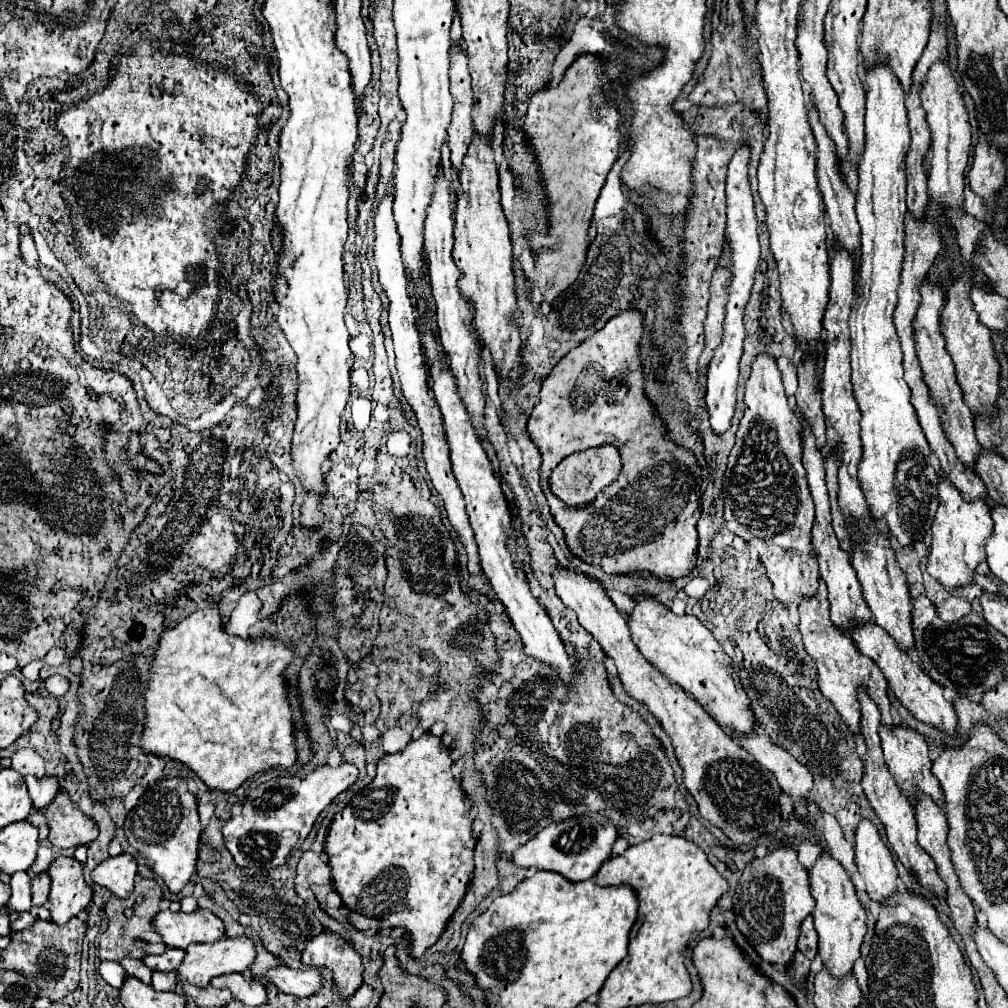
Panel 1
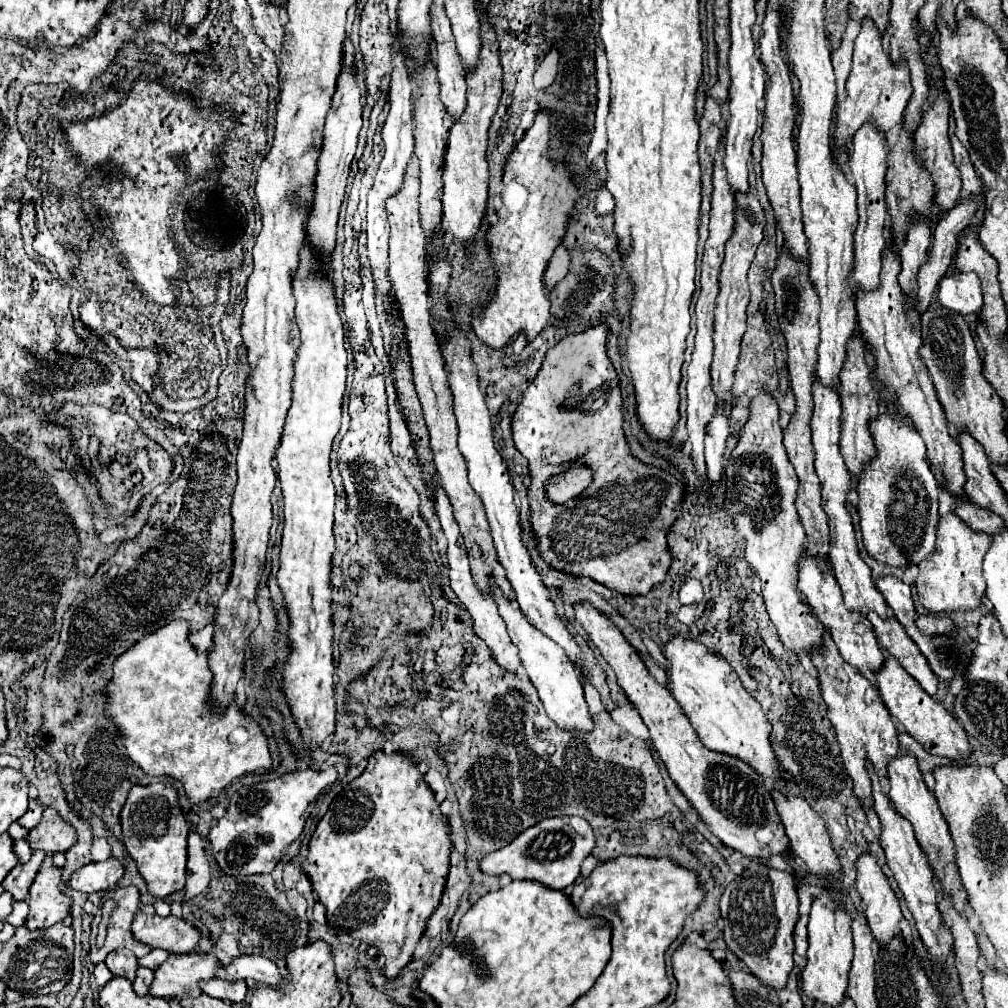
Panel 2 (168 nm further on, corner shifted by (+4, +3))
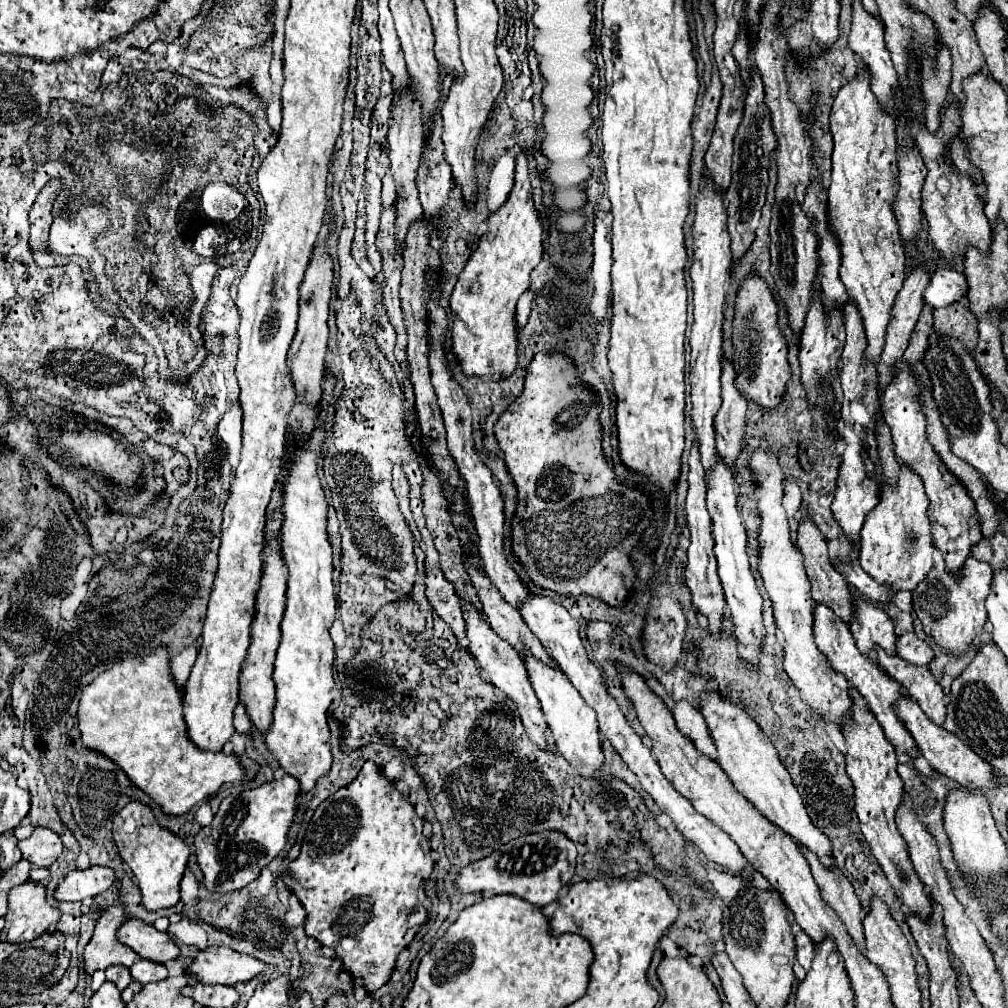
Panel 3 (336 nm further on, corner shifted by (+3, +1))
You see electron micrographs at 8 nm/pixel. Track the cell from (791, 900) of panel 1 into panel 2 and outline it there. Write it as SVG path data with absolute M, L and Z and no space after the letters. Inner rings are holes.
M759 864L759 872L753 876L739 876L727 884L721 896L721 916L725 920L723 938L727 946L739 956L739 960L755 974L765 986L779 990L787 984L789 972L793 970L793 928L799 918L799 898L795 878L787 872L765 868Z

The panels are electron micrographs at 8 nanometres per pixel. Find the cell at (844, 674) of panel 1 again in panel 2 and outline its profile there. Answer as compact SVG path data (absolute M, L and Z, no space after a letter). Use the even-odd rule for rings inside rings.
M829 630L823 632L823 638L825 638L825 646L821 646L821 650L817 650L817 658L813 658L811 662L817 670L821 696L827 704L829 720L837 730L843 764L855 782L855 794L859 796L859 800L865 808L873 808L871 780L869 780L865 762L871 760L877 774L887 777L889 760L899 754L897 728L895 728L895 722L893 722L885 702L881 700L877 688L873 686L873 682L869 678L865 678L859 670L853 670L853 666L849 666L841 658L837 646L829 638Z

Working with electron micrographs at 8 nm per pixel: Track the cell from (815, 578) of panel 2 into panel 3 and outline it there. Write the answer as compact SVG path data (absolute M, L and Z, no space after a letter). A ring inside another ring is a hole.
M826 604L816 606L816 612L814 612L814 638L816 638L816 646L828 658L834 672L840 672L848 680L848 686L858 690L858 694L866 700L870 712L878 718L878 724L882 726L884 736L896 748L896 752L908 754L910 762L914 762L920 754L918 746L914 744L914 738L910 738L908 728L902 724L902 720L894 712L894 704L896 704L896 700L900 700L902 688L886 672L882 672L872 658L866 658L858 652L848 624L838 620L838 616L834 616L834 612L830 612L830 608L826 608Z

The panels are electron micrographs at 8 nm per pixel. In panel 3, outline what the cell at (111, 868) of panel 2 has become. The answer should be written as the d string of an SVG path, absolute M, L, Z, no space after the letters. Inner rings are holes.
M92 866L86 870L68 872L62 884L54 890L58 902L80 902L88 896L98 896L114 884L114 872L106 866Z

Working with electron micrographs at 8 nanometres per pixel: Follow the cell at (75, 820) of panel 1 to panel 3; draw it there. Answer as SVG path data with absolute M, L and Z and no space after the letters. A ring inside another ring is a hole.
M36 828L30 838L18 844L22 858L30 860L34 868L48 868L62 852L62 842L50 828Z

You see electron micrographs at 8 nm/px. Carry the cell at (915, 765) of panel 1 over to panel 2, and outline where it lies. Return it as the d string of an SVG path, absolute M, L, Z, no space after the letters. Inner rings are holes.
M899 752L897 758L893 758L893 762L889 762L889 766L887 766L887 778L889 778L889 784L891 784L889 798L895 806L895 810L905 820L909 820L913 824L915 838L921 844L923 852L927 854L929 864L935 872L935 878L941 882L941 886L949 894L953 894L955 908L965 914L967 912L967 908L965 908L967 894L963 892L963 886L961 886L961 880L959 880L959 874L957 874L957 868L955 868L955 846L953 846L953 840L951 840L951 834L949 834L949 824L945 822L945 816L941 814L933 792L927 788L913 752Z

